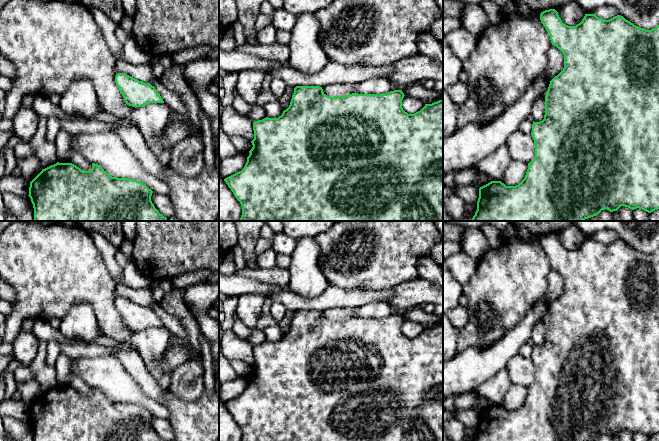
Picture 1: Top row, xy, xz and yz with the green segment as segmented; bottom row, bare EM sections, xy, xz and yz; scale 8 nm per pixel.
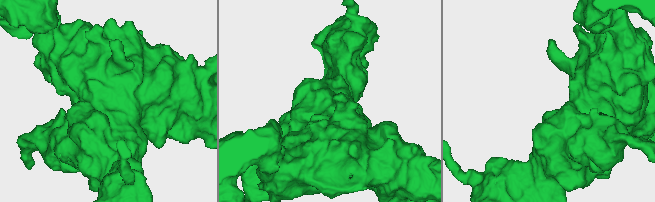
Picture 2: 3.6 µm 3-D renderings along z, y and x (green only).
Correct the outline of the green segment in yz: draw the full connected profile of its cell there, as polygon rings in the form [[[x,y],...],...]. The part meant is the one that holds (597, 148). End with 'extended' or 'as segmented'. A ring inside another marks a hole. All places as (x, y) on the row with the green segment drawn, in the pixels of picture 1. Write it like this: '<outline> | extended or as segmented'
[[[549,9],[541,12],[540,20],[546,31],[550,36],[552,45],[556,46],[564,55],[564,68],[555,76],[549,84],[547,94],[545,96],[545,115],[540,122],[532,124],[532,138],[535,144],[535,156],[533,160],[528,163],[528,169],[524,179],[516,186],[506,186],[501,181],[491,181],[488,184],[479,188],[479,198],[477,201],[477,210],[471,221],[584,221],[585,219],[598,215],[602,210],[609,210],[610,212],[617,211],[621,206],[628,207],[632,210],[642,209],[651,213],[659,209],[659,25],[651,30],[640,28],[623,16],[617,15],[609,20],[604,20],[597,17],[595,14],[585,14],[582,21],[576,26],[568,26],[564,24],[555,9]]] | as segmented

